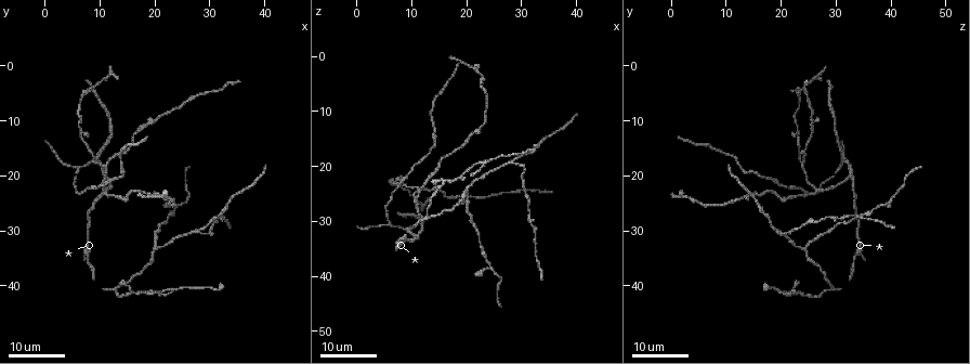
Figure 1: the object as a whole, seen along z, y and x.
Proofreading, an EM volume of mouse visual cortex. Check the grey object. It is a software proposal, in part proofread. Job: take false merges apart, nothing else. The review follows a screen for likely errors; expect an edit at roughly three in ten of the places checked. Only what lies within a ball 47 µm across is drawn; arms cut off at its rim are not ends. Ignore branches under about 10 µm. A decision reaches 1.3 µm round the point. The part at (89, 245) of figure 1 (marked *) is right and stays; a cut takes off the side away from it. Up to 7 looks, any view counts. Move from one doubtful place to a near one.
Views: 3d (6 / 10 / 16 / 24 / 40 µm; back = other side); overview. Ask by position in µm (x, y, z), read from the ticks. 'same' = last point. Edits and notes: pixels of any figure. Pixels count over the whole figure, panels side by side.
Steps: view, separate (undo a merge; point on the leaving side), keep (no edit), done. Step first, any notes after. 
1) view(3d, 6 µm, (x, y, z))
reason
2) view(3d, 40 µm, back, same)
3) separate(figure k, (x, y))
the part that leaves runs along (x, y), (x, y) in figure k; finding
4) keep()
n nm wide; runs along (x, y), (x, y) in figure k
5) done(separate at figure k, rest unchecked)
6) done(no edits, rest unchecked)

view(3d, 24 µm, (11.0, 18.5, 24.0))
a fork

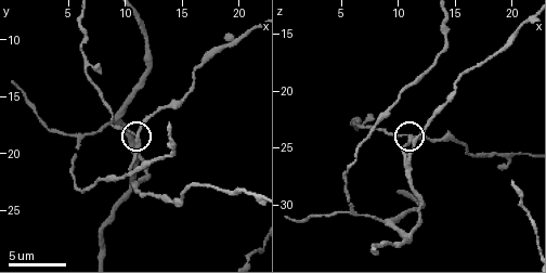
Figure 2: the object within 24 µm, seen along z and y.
view(3d, 10 µm, same)
closer look

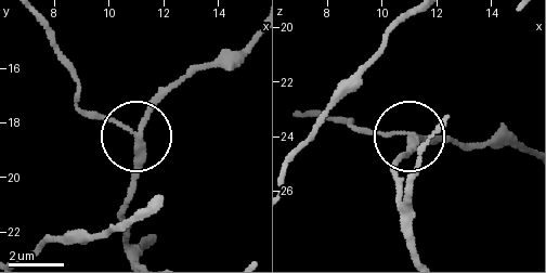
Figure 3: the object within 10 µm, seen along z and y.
keep()
3 arms; continuous, no second neuron

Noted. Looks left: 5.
view(3d, 24 µm, (20.0, 33.5, 24.5))

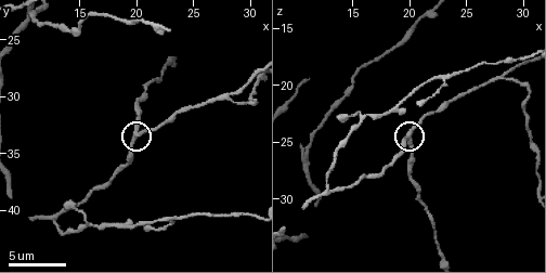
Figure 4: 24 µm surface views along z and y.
view(3d, 6 µm, (19.8, 33.2, 24.2))

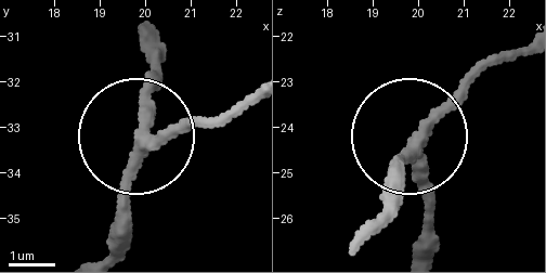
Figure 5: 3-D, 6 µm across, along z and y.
keep()
260 nm wide; all the same neuron

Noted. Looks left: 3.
view(3d, 10 µm, (28.0, 30.0, 19.2))
three-way junction

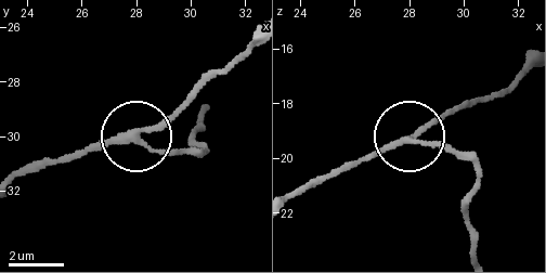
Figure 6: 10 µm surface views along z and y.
keep()
3 arms; one neuron here

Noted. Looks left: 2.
view(3d, 10 µm, (11.4, 20.2, 32.4))
side arm on a straight run

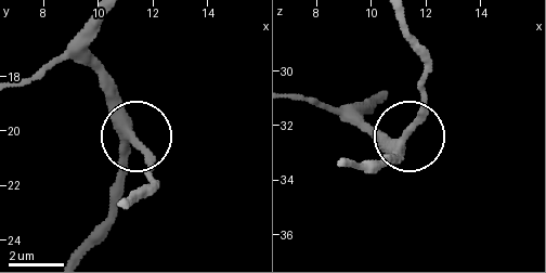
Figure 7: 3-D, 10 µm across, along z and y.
keep()
side arm 46 µm; all the same neuron

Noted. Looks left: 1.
done(no edits, rest unchecked)

